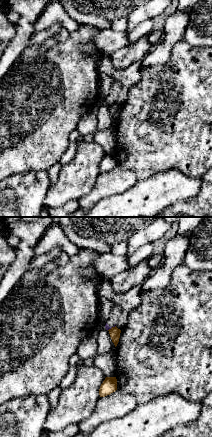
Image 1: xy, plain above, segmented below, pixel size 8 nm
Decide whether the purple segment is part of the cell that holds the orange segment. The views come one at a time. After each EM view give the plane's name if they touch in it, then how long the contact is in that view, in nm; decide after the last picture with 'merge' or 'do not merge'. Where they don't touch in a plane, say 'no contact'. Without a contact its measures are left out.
xy | 70 nm

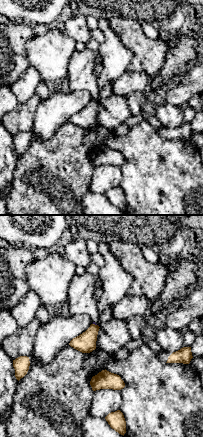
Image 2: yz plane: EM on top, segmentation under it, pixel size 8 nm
yz | 50 nm

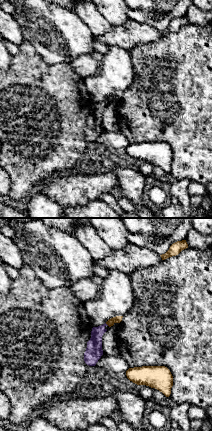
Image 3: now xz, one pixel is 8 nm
xz | 50 nm

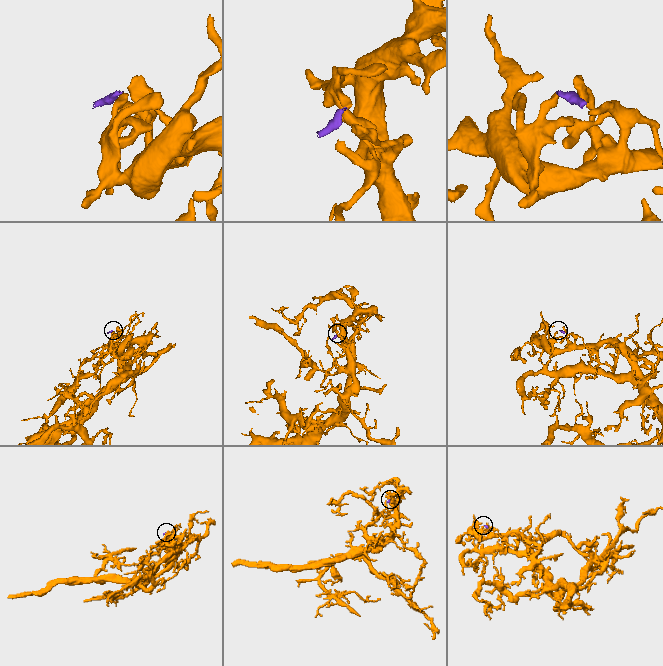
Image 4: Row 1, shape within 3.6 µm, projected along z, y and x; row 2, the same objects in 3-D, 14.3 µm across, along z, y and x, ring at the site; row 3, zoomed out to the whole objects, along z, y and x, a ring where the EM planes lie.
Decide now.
do not merge

